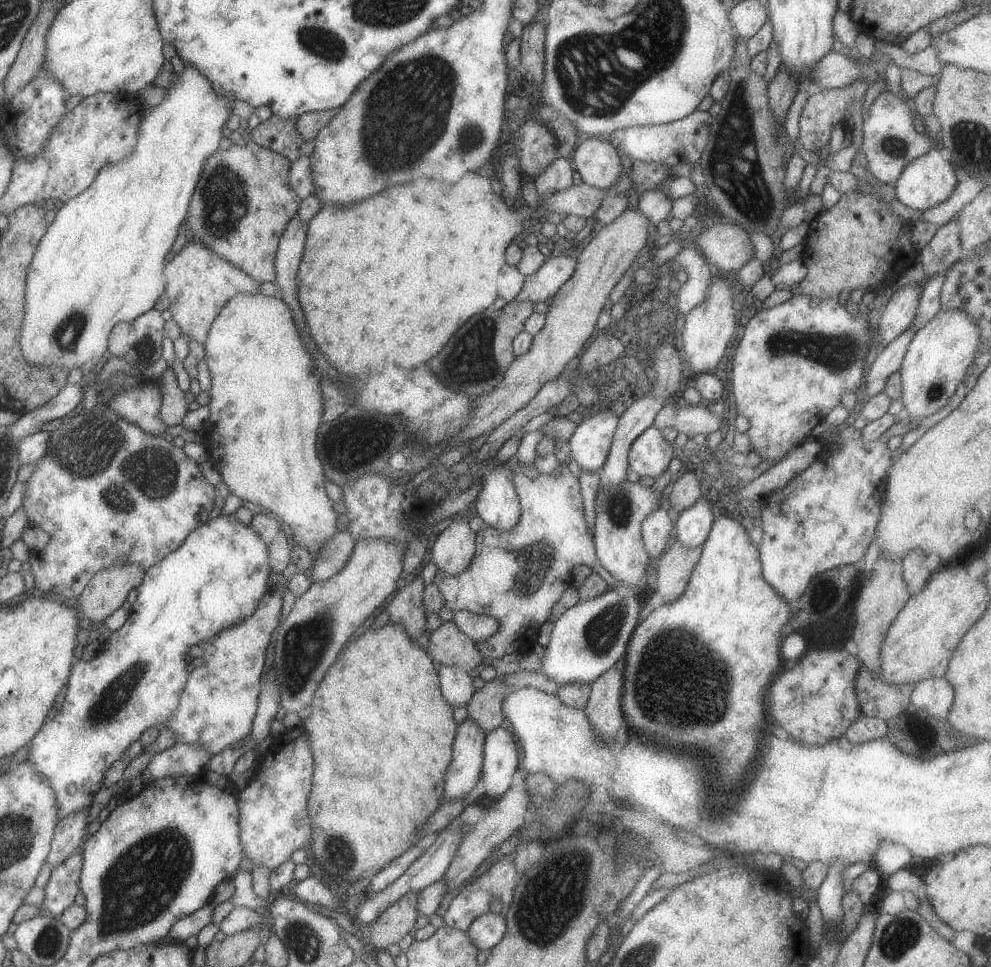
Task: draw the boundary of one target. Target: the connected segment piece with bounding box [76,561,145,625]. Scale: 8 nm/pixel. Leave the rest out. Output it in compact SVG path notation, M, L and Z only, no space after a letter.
M132 561L116 563L95 572L79 596L77 612L81 617L93 620L94 625L106 620L124 604L130 591L140 586L144 572Z

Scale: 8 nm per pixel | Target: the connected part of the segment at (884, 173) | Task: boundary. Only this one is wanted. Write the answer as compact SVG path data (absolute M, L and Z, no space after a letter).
M890 91L880 93L870 104L868 118L863 122L863 142L860 151L868 161L867 170L876 180L894 185L912 160L927 154L937 145L927 134L920 134L915 130L916 118L918 116L906 102Z

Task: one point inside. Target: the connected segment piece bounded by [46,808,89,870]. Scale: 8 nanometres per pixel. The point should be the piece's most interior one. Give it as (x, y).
(69, 833)

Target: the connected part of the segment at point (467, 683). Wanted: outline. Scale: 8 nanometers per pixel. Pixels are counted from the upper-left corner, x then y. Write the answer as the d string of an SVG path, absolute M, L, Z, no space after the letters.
M440 665L437 673L442 694L451 708L466 706L476 692L470 674L460 667L446 665Z

